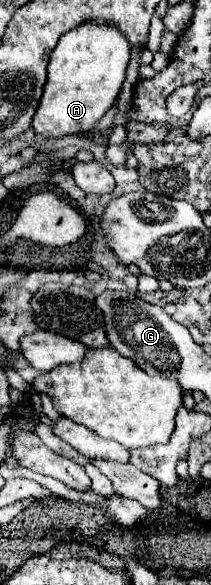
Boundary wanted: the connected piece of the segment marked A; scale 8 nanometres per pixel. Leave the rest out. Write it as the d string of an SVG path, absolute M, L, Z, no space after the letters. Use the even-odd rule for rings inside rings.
M91 22L63 34L51 54L47 82L31 128L47 138L61 138L67 134L93 130L103 114L115 104L125 80L129 58L131 46L127 46L123 34L119 34L119 30L113 26L99 26L97 22Z

